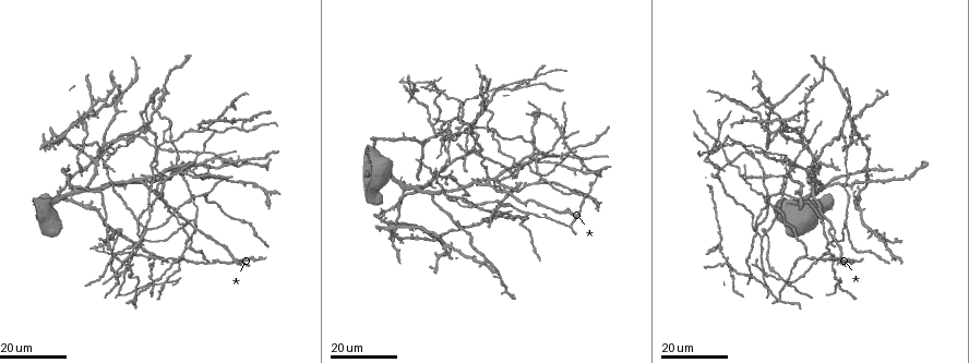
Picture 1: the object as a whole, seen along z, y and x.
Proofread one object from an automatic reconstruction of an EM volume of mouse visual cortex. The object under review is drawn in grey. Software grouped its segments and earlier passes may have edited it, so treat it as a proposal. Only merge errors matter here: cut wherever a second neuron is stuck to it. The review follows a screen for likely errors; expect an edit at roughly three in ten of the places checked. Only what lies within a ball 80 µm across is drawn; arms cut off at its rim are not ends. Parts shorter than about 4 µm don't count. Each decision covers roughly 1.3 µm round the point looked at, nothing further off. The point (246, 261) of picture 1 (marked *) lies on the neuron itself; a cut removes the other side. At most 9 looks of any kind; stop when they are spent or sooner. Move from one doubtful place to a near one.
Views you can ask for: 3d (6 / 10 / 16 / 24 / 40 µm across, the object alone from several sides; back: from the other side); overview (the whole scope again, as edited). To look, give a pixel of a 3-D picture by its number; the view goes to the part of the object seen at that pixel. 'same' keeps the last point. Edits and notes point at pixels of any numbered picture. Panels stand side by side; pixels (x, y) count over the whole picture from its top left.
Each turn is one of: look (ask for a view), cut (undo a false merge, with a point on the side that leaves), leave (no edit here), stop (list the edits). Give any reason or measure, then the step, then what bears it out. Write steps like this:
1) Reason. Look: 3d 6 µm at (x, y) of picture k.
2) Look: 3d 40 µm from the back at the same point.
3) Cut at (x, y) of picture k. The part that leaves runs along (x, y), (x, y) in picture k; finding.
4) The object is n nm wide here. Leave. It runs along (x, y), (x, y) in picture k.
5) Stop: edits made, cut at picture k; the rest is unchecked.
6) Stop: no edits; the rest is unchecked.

Arms part here. Look: 3d 24 µm at (446, 196) of picture 1.

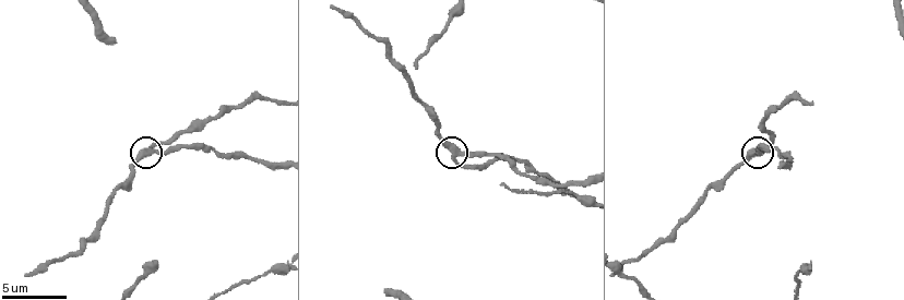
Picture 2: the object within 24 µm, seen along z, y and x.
Look: 3d 6 µm at (454, 155) of picture 2.

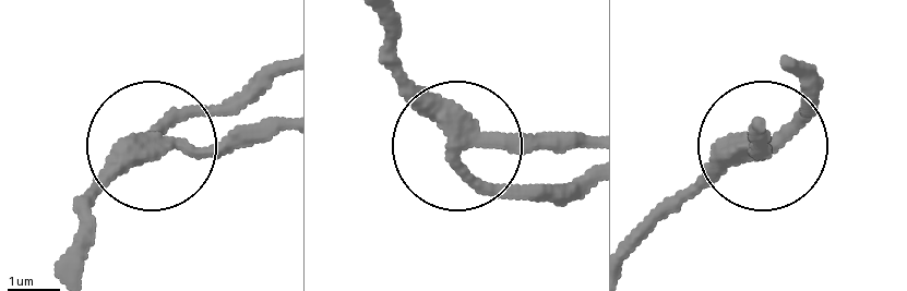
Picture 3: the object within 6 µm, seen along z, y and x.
The object is 290 nm wide here. Leave. It runs along (279, 130), (240, 130), (201, 152), (136, 147), (75, 203) in picture 3; one neuron here.

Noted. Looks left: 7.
Look: 3d 16 µm at (788, 94) of picture 1.

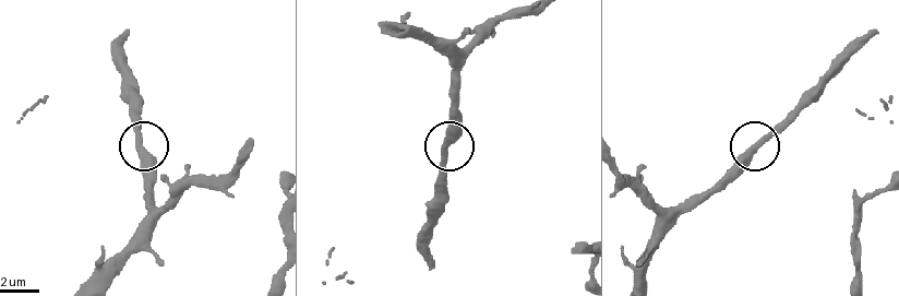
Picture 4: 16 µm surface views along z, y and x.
Look: 3d 10 µm at (743, 155) of picture 4.

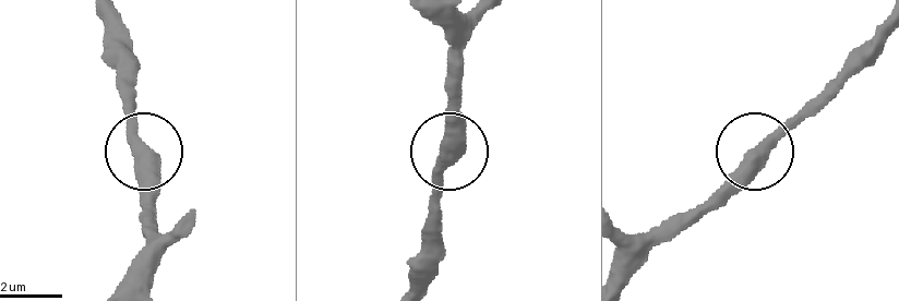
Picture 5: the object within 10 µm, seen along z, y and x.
The object is 460 nm wide here. Leave. Continuous, no second neuron.

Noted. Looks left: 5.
A fork. Look: 3d 24 µm at (752, 223) of picture 1.

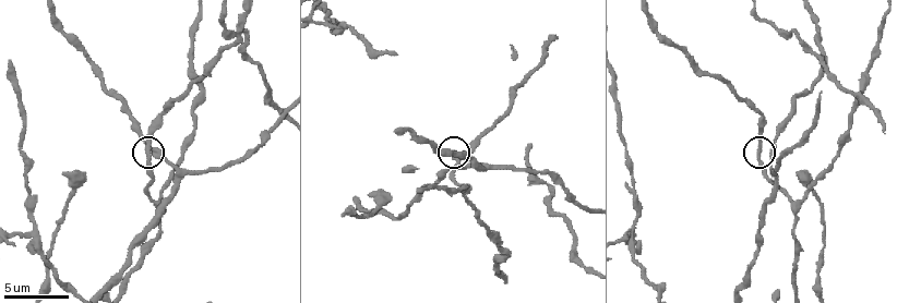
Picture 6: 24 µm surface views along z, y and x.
Look: 3d 10 µm at (147, 145) of picture 6.

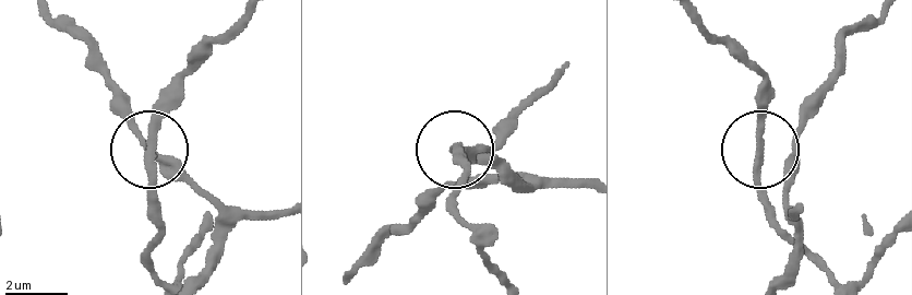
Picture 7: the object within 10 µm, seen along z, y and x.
Look: 3d 10 µm from the back at (759, 152) of picture 7.

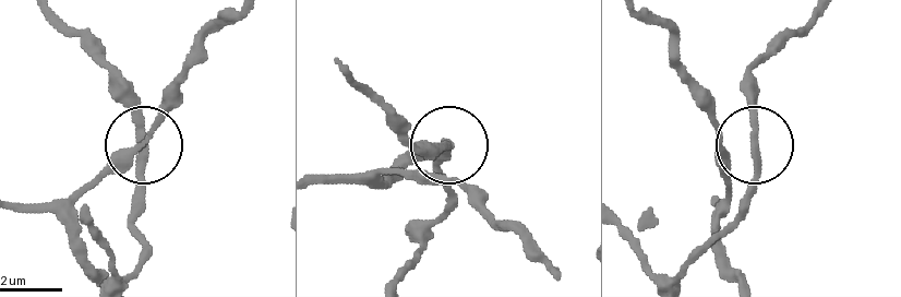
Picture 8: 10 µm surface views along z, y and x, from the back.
3 arms meet here. Leave. Continuous, no second neuron.

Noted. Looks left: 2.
Small branch off a trunk. Look: 3d 16 µm at (28, 236) of picture 6.

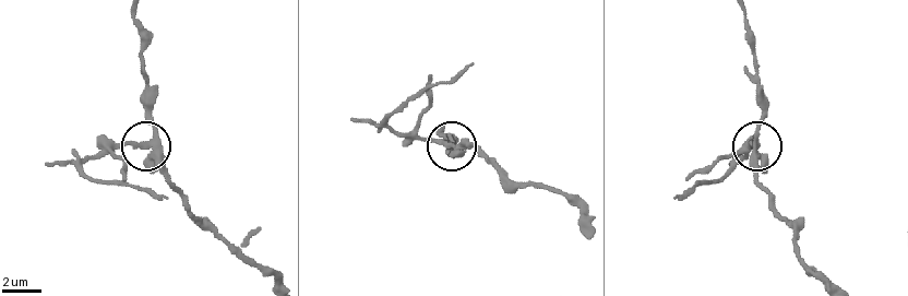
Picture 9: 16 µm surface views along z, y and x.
The object is 270 nm wide here. Cut at (119, 144) of picture 9. The part that leaves runs along (755, 142), (707, 165), (697, 172), (692, 187), (674, 197) in picture 9; a second neuron is stuck on.

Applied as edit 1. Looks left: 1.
Stop: edits made, cut at picture 9; the rest is unchecked.

